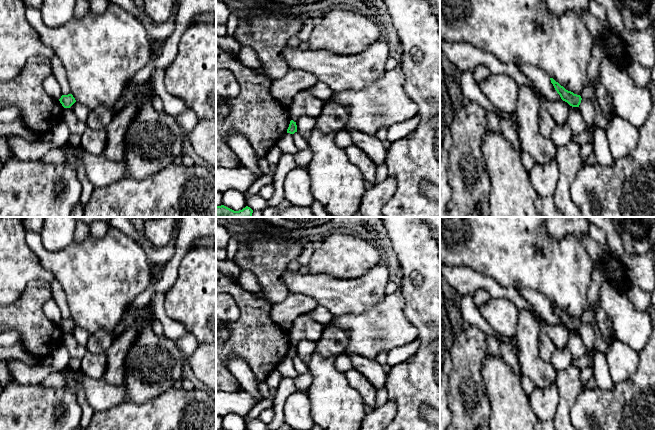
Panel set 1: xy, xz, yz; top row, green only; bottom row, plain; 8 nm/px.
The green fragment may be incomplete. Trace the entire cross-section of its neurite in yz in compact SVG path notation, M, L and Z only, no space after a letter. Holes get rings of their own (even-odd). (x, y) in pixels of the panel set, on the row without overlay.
M550 302L550 304L555 314L560 319L563 325L567 326L572 331L579 331L581 324L582 324L580 319L574 318L573 316L566 314L563 310L561 310L553 302Z

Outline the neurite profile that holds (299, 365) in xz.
M298 356L292 358L293 365L298 374L303 374L309 371L308 365L305 364Z

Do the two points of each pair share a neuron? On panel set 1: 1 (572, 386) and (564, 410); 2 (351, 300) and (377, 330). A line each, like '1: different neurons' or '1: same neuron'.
1: same neuron
2: different neurons

